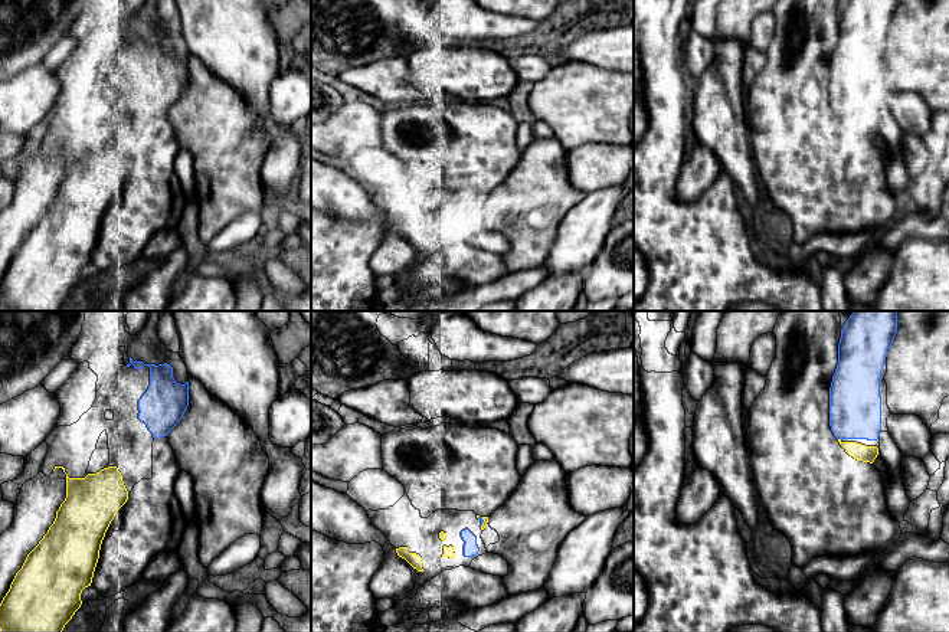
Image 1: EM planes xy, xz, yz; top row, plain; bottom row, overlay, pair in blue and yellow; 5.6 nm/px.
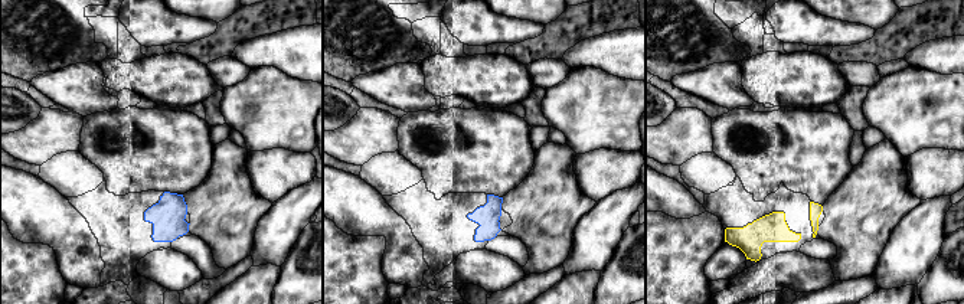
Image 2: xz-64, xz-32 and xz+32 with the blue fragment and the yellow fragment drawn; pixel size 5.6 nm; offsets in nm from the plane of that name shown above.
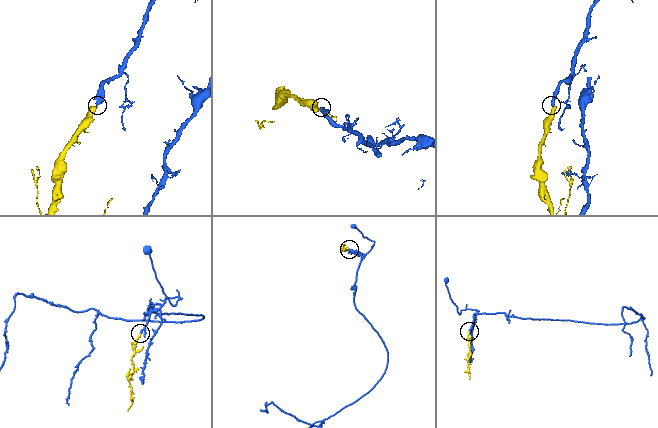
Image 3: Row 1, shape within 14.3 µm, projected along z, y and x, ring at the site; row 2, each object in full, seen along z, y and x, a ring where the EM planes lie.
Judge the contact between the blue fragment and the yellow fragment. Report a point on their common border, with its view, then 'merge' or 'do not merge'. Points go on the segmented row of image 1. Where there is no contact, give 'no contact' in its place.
xz (483, 521) | merge

